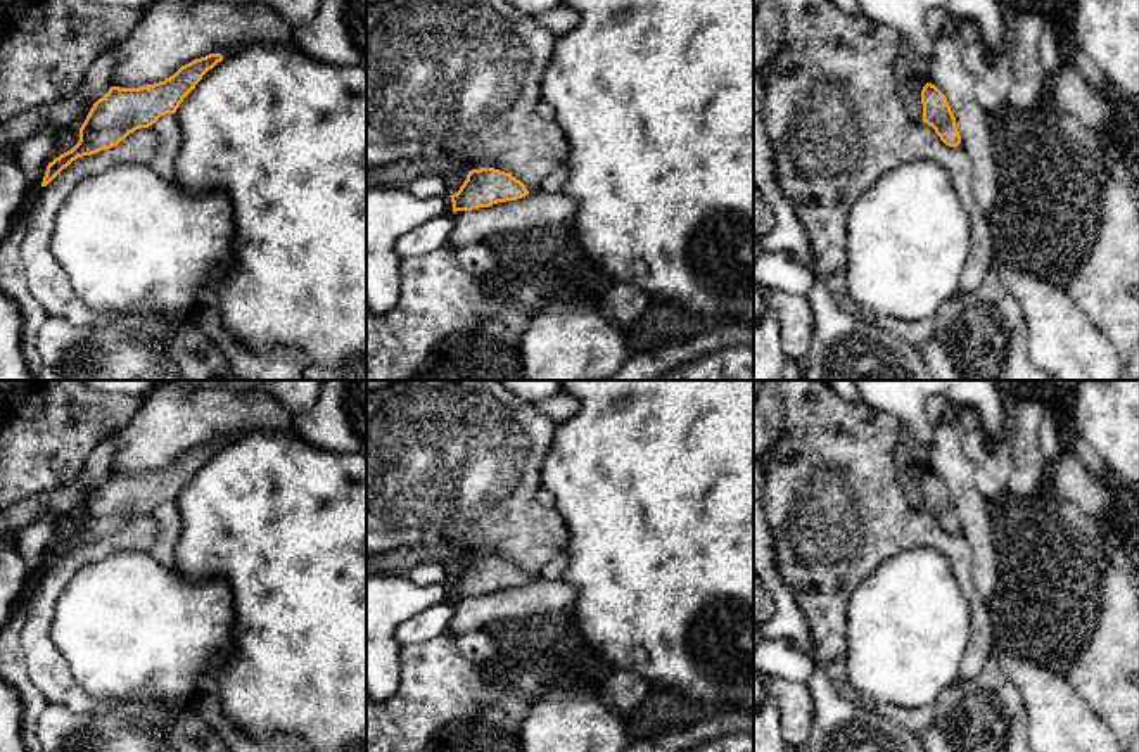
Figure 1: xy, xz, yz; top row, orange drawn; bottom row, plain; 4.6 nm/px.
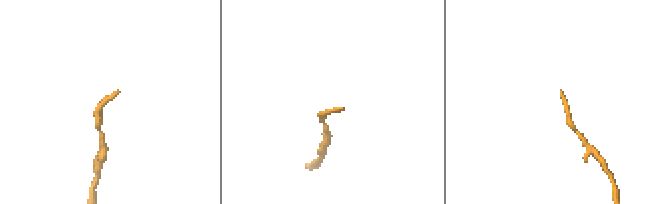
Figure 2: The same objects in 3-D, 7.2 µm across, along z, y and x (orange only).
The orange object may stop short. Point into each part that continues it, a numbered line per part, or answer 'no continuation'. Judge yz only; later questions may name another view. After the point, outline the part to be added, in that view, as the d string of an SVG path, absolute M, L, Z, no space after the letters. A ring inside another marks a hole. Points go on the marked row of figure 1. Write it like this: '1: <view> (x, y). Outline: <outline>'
no continuation

